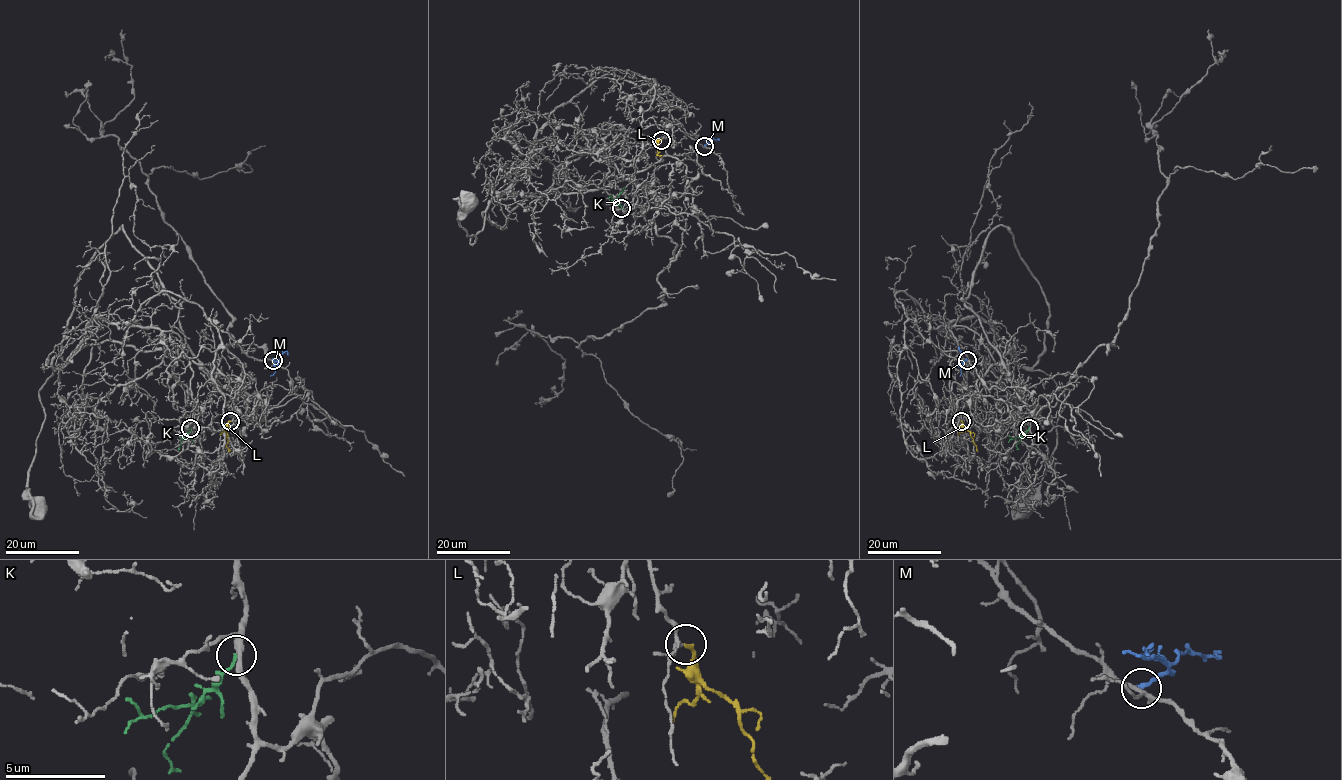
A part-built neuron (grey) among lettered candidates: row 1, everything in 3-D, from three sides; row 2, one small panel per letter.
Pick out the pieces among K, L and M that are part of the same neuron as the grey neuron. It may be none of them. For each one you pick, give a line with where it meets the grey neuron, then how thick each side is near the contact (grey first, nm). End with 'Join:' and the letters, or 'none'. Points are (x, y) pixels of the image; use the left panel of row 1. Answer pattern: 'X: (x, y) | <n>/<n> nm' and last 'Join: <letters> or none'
L: (230, 421) | 120/160 nm
Join: L

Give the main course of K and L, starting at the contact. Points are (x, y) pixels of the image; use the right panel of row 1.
K: (1029, 427), (1016, 445), (1019, 449)
L: (960, 421), (973, 439), (976, 450)

